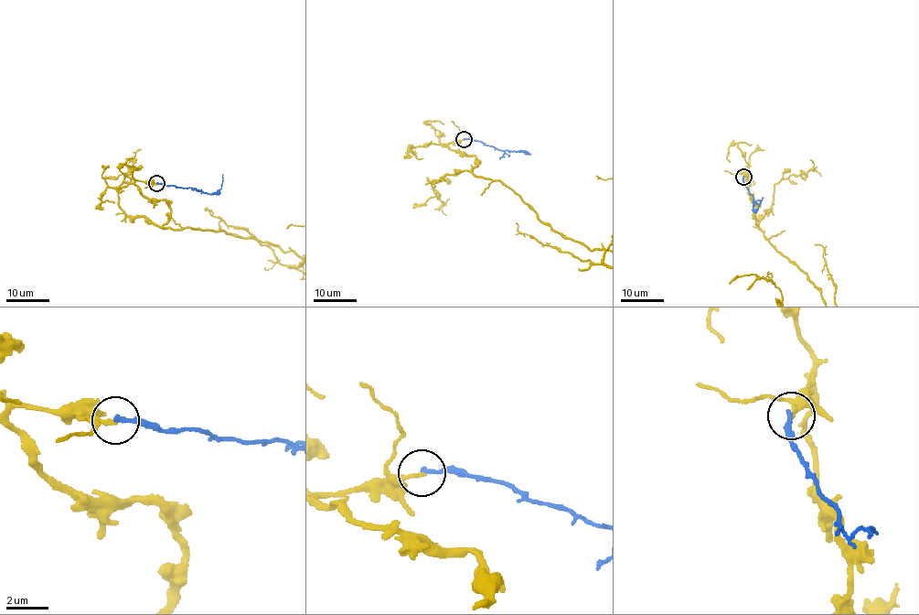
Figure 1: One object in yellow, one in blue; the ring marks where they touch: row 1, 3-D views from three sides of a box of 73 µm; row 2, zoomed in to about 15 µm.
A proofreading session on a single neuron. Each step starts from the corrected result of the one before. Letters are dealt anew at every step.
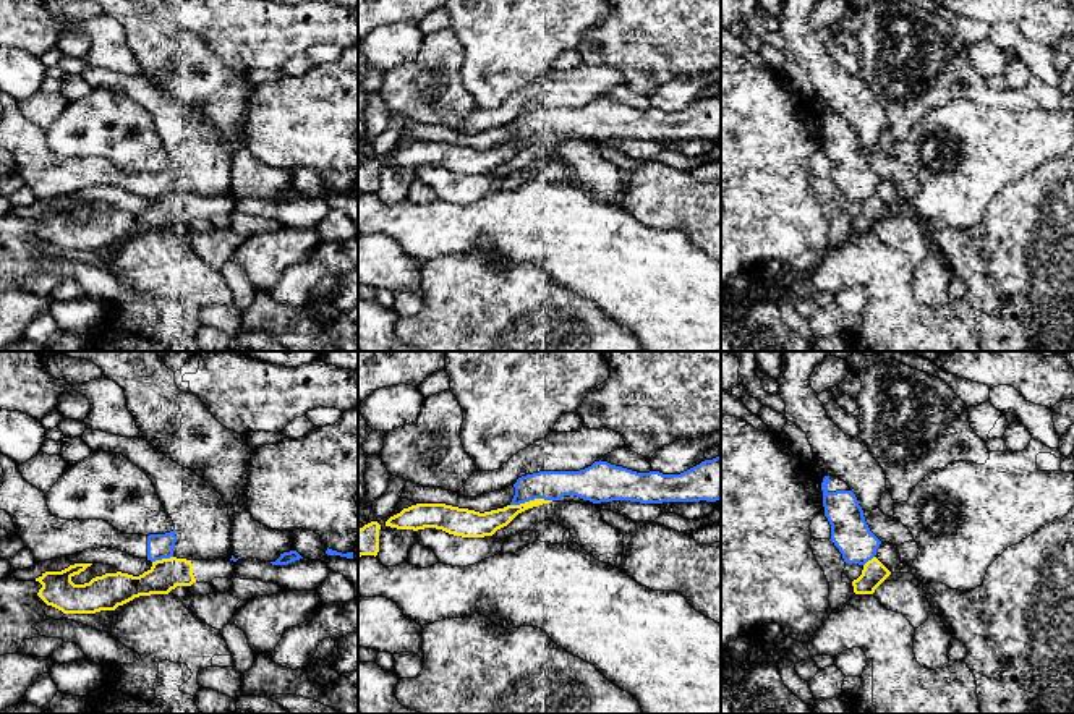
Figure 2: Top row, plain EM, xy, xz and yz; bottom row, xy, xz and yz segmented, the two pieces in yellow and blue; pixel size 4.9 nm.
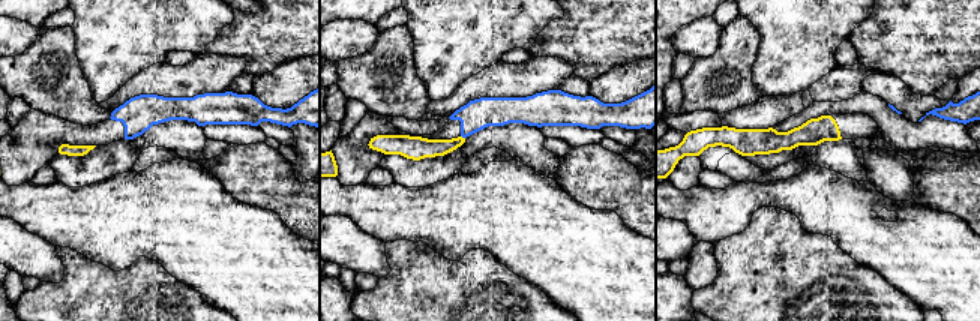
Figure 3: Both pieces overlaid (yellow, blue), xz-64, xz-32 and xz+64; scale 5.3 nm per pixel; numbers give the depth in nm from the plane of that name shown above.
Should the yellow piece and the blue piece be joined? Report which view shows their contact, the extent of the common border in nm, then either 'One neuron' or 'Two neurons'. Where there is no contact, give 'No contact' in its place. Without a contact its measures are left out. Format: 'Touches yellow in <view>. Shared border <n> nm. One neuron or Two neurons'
Touches yellow in xz. Shared border 220 nm. Two neurons

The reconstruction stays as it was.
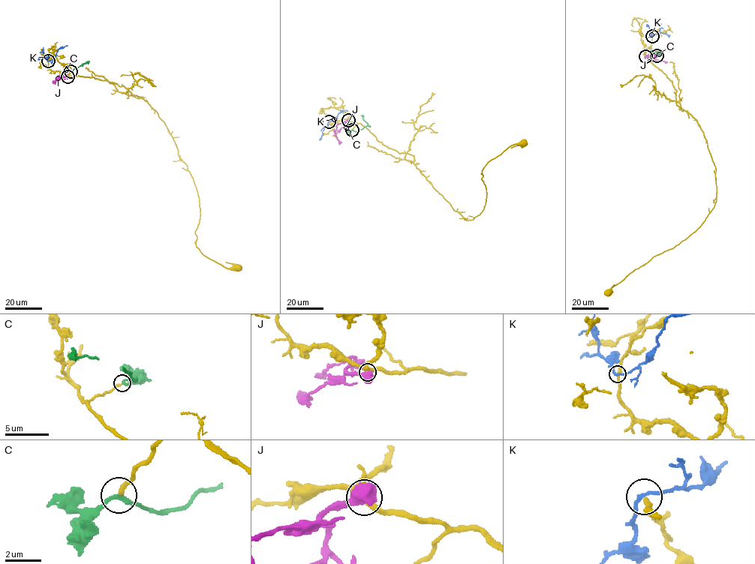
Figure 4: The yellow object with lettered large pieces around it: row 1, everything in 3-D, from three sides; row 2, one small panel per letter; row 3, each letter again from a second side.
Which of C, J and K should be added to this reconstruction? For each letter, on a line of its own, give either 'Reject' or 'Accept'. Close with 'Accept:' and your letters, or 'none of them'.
C: Accept
J: Reject
K: Reject
Accept: C

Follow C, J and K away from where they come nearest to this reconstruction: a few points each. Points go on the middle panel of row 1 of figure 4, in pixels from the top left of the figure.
C: (352, 130), (359, 131), (367, 124), (361, 115)
J: (348, 120), (336, 125), (335, 134), (338, 144)
K: (329, 121), (335, 120), (339, 113), (347, 111)

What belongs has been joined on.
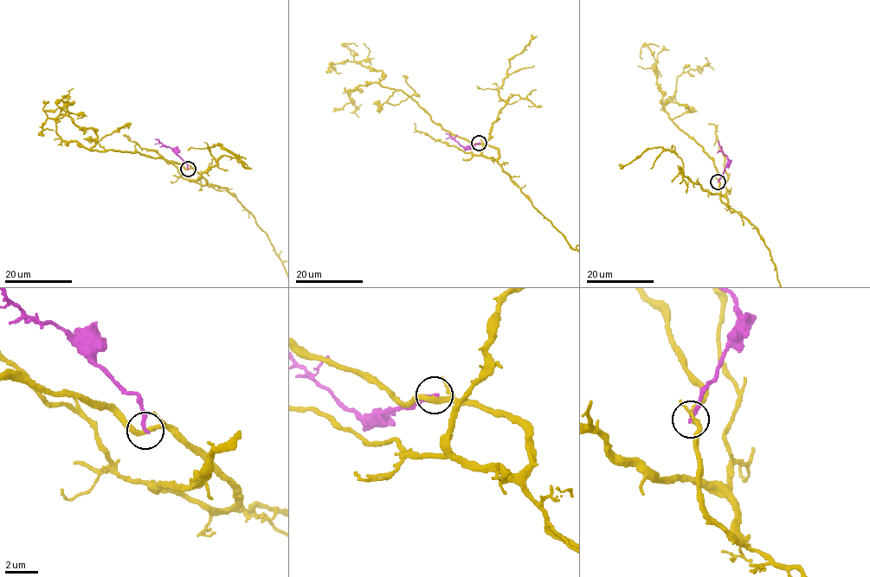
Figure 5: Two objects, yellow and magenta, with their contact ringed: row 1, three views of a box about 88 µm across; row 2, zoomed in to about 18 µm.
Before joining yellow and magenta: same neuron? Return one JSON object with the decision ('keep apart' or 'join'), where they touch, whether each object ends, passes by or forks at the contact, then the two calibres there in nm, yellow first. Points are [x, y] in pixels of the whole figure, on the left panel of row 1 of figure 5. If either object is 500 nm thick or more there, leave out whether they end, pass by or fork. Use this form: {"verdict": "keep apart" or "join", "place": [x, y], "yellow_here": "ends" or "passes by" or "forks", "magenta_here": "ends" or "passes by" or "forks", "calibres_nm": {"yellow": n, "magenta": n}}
{"verdict": "keep apart", "place": [188, 169], "yellow_here": "passes by", "magenta_here": "ends", "calibres_nm": {"yellow": 320, "magenta": 240}}

